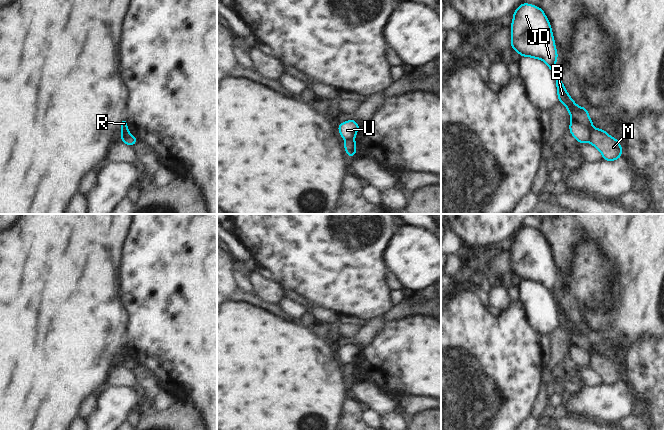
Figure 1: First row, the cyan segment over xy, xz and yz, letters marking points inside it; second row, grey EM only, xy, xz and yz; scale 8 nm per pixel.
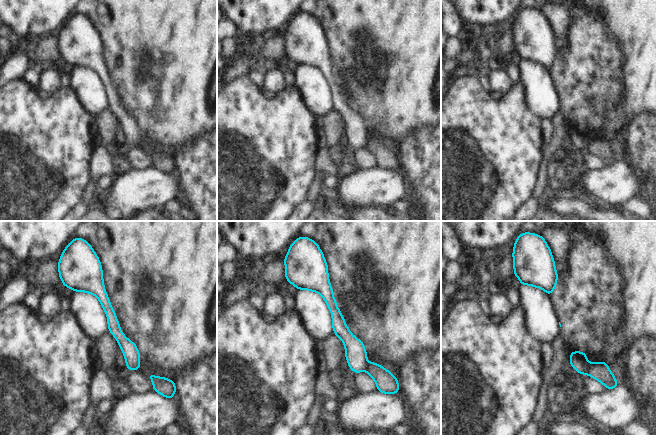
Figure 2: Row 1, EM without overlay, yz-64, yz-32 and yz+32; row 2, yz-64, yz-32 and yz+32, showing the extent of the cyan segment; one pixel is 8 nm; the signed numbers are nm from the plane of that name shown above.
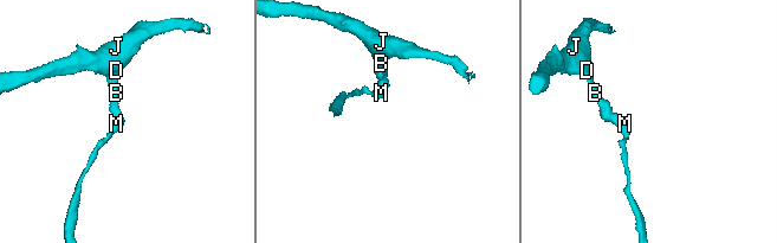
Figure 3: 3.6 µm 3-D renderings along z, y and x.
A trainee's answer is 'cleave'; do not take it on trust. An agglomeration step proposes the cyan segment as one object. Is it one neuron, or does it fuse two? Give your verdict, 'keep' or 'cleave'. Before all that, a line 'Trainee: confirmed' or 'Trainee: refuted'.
Trainee: confirmed
cleave

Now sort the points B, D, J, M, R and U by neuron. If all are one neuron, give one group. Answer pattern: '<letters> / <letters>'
B D J R U / M

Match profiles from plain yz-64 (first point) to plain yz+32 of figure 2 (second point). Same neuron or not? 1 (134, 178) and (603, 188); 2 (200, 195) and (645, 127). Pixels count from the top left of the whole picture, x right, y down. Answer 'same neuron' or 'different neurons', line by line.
1: same neuron
2: same neuron

